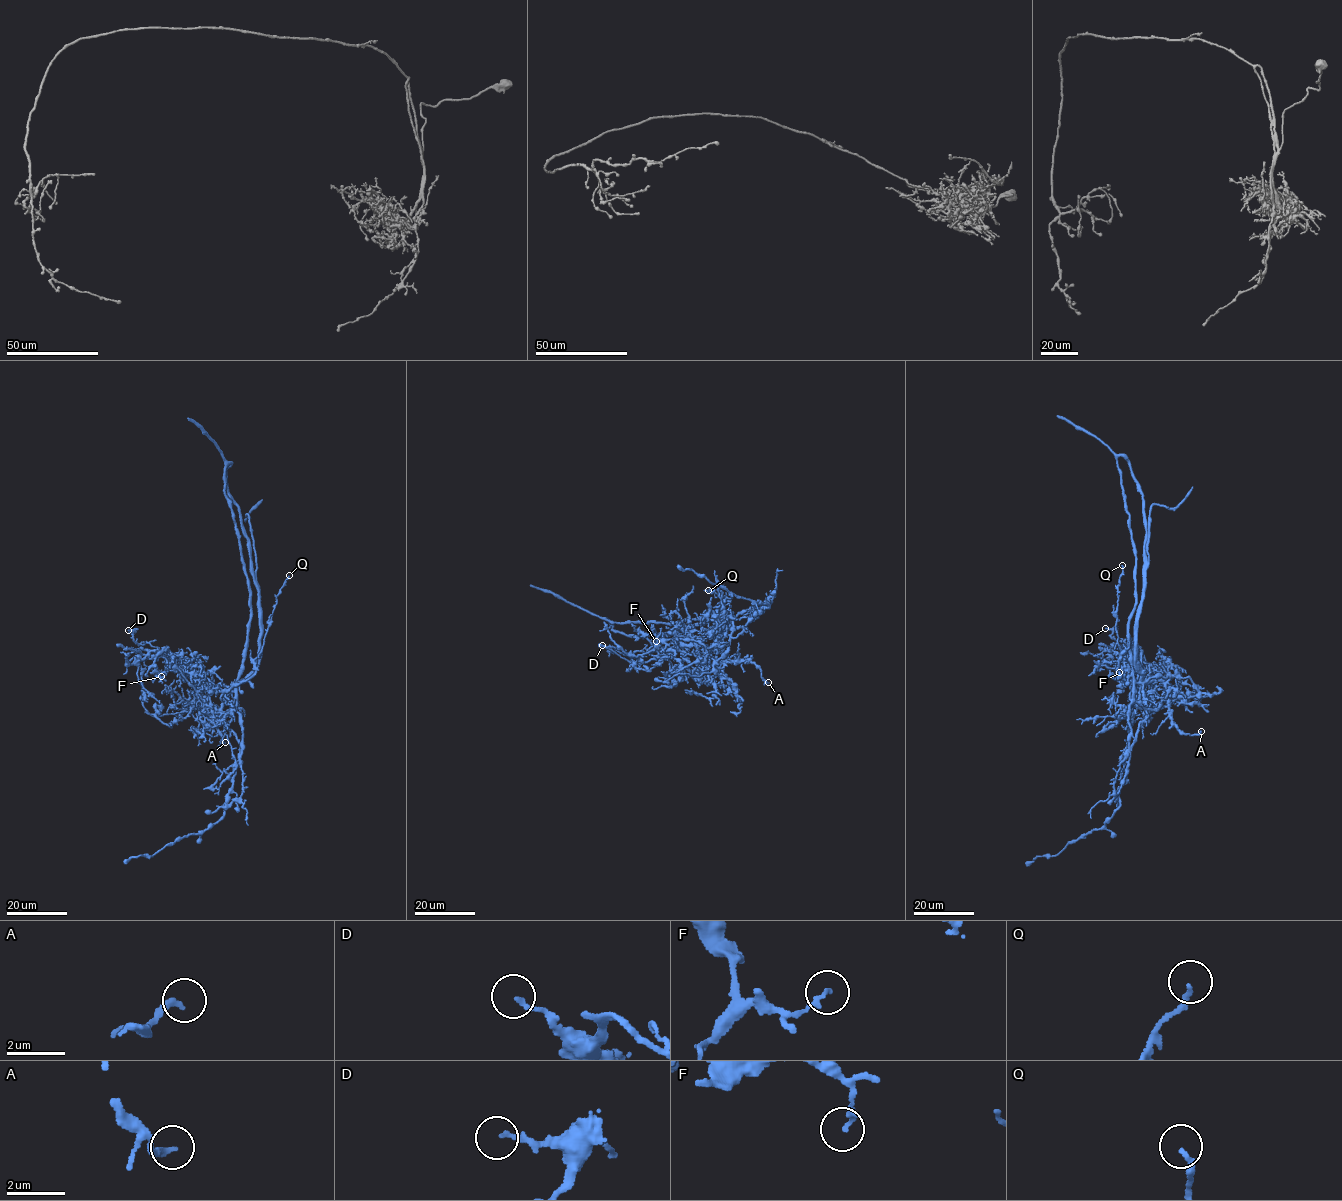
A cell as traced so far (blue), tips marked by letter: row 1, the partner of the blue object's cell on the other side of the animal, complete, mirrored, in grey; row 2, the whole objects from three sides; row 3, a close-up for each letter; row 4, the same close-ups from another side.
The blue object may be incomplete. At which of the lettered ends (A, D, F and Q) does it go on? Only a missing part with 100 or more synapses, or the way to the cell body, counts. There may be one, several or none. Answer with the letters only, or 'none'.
none

